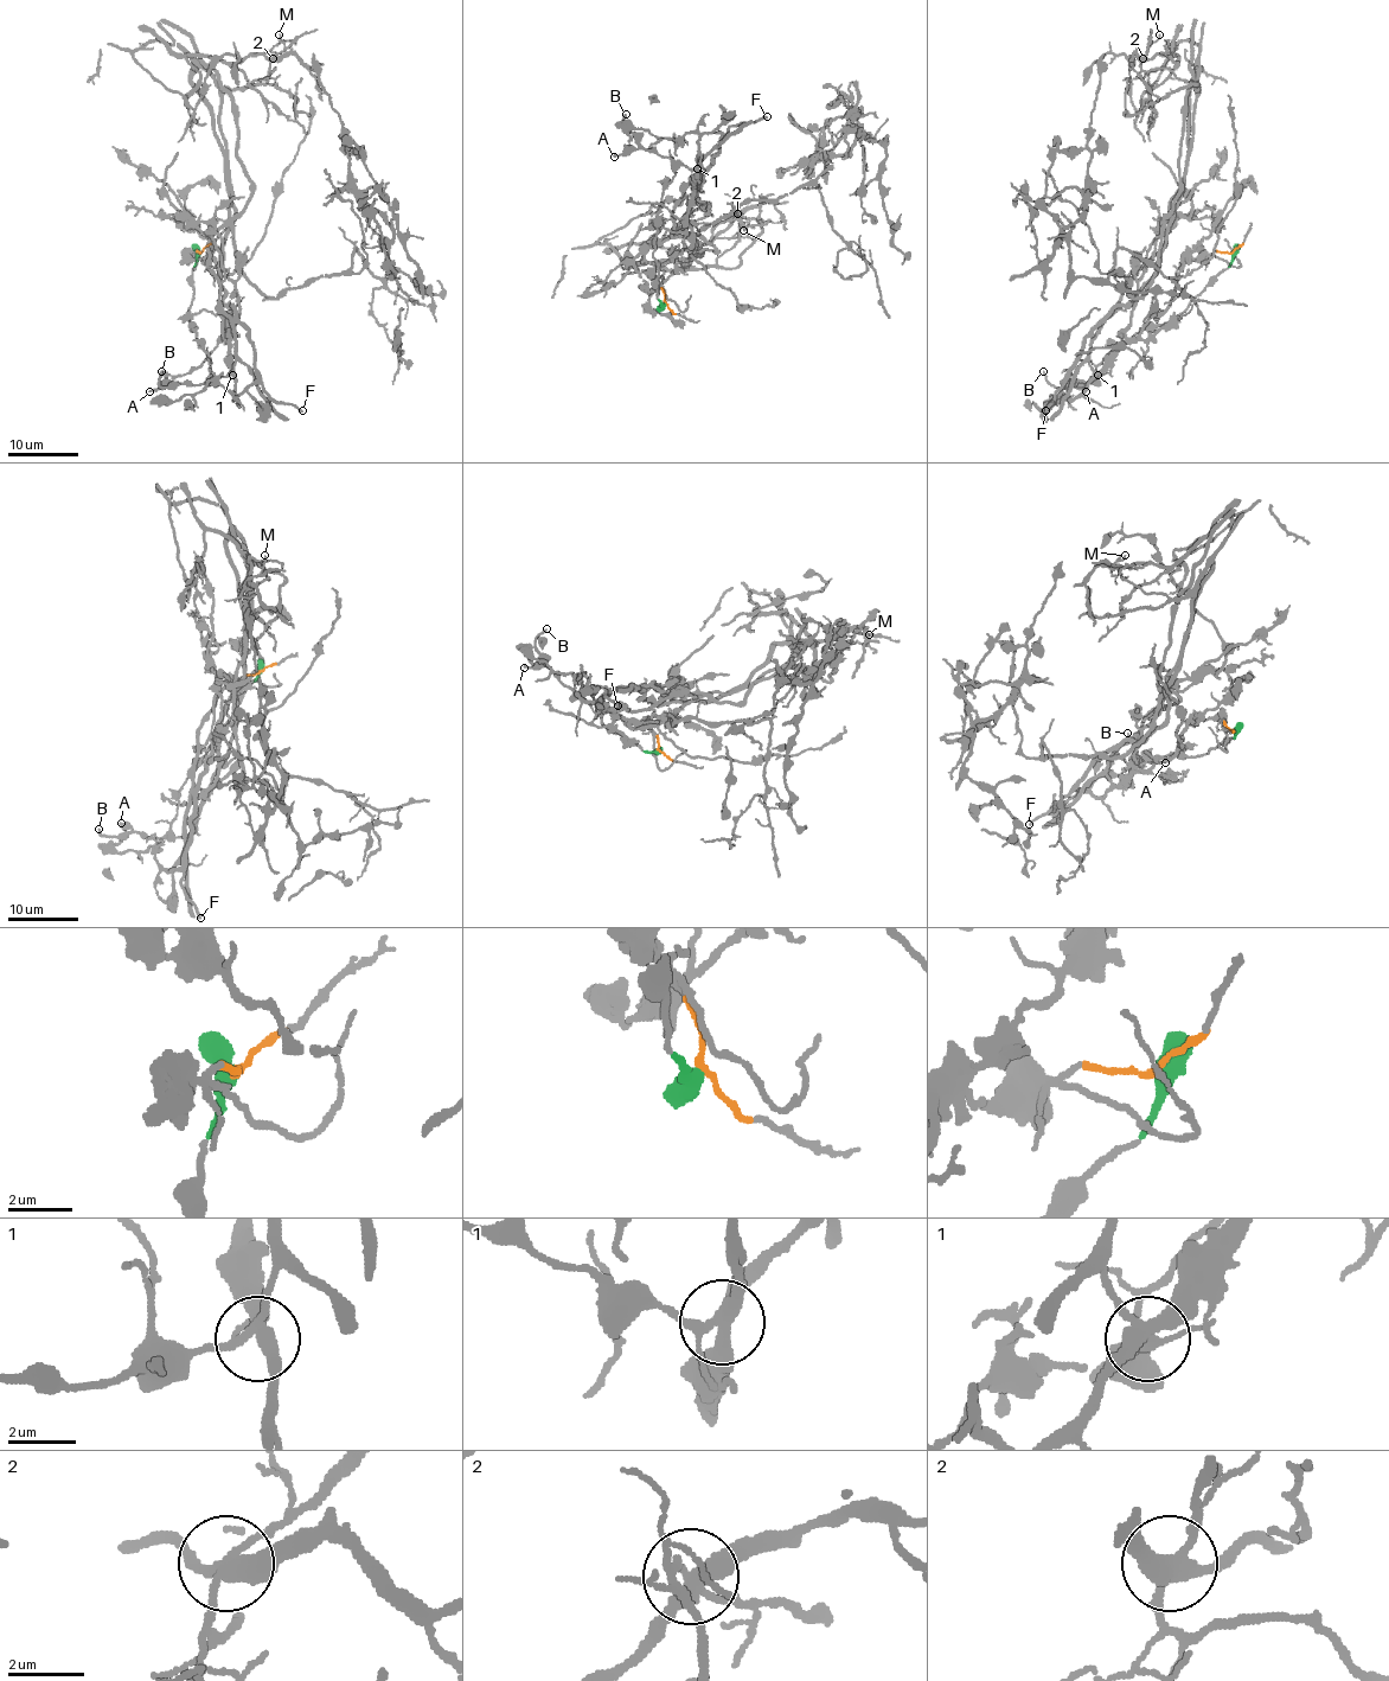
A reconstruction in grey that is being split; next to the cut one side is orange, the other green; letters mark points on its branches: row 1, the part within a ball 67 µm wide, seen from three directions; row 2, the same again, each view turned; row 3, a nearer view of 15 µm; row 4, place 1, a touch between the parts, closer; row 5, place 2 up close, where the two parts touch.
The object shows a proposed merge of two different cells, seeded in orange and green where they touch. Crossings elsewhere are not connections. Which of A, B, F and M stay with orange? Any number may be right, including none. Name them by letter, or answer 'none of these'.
F, M

